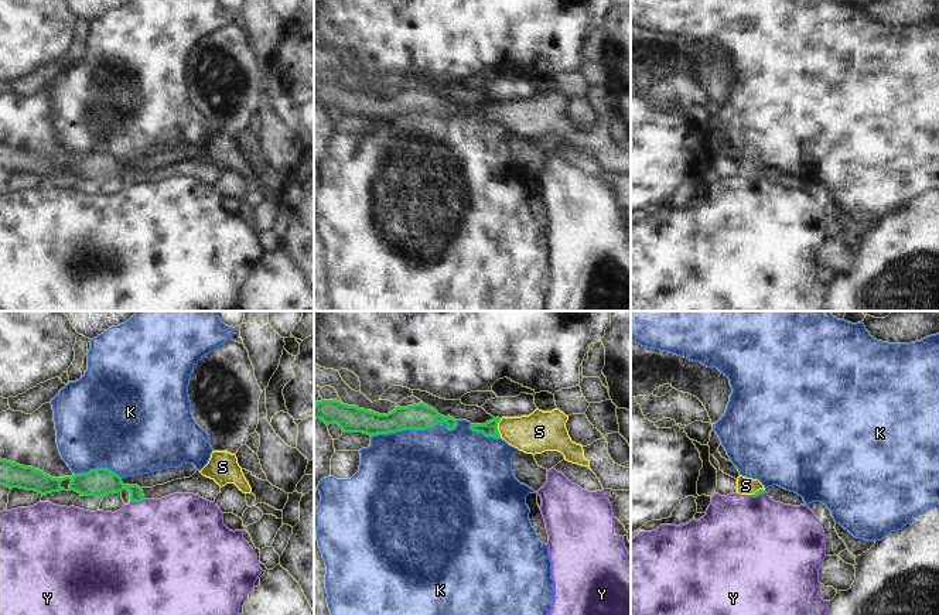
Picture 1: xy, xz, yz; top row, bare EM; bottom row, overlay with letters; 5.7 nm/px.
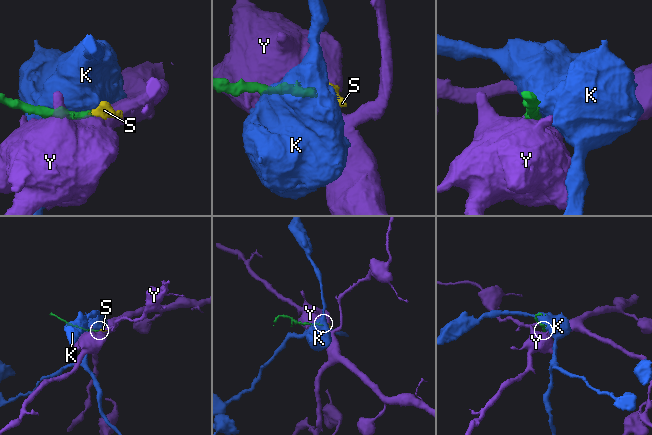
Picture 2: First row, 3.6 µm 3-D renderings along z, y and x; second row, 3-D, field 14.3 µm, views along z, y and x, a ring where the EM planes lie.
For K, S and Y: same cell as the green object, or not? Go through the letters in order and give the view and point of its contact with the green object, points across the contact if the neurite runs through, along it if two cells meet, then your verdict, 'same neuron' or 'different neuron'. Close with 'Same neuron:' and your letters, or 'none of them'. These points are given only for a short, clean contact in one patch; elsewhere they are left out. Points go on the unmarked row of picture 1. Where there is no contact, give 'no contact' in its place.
K: meets green in xz at (416, 112); different neuron
S: meets green in xz at (497, 112); runs through xz (490, 112), (497, 112), (539, 115); same neuron
Y: meets green in xy at (137, 184); border along xy (146, 183), (130, 185); different neuron
Same neuron: S

